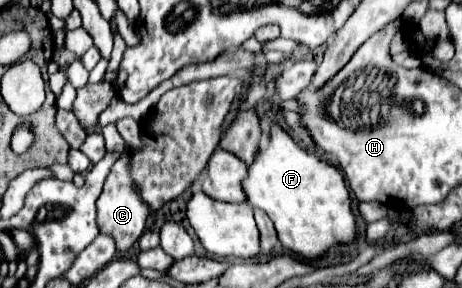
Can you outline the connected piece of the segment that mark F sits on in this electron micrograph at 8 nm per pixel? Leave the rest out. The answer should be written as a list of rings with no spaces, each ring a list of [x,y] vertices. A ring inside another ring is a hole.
[[[271,126],[269,146],[267,150],[259,150],[255,162],[249,166],[249,174],[247,174],[247,180],[243,182],[243,188],[247,190],[247,198],[251,206],[261,208],[273,220],[281,244],[287,250],[307,260],[321,258],[329,248],[339,244],[351,244],[357,238],[357,222],[351,212],[351,196],[345,186],[345,178],[341,170],[329,164],[327,160],[319,156],[311,156],[303,148],[299,148],[293,142],[293,138],[279,126]]]

